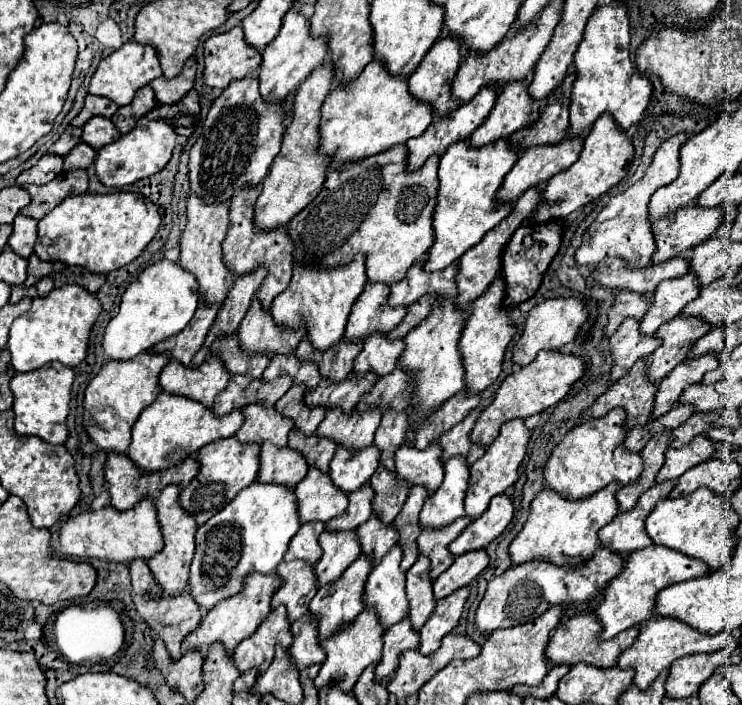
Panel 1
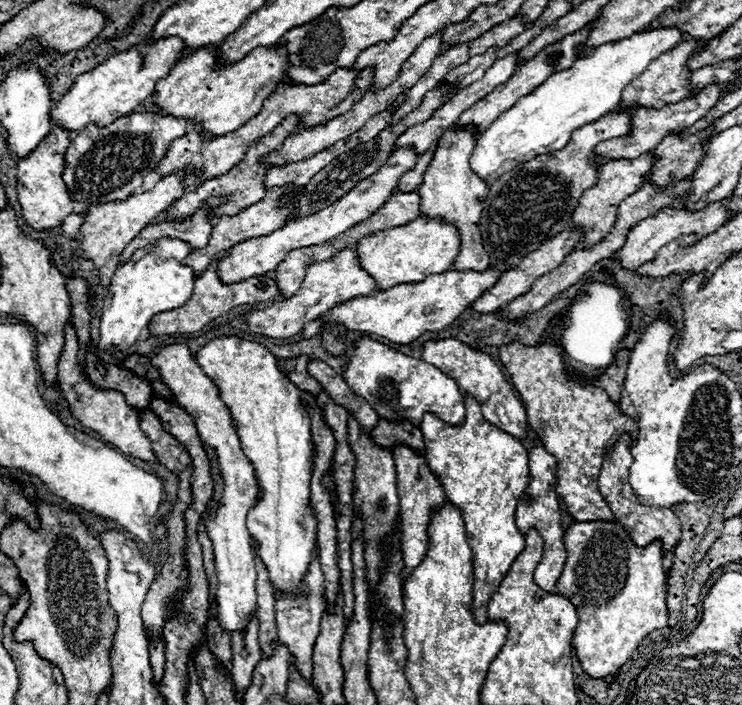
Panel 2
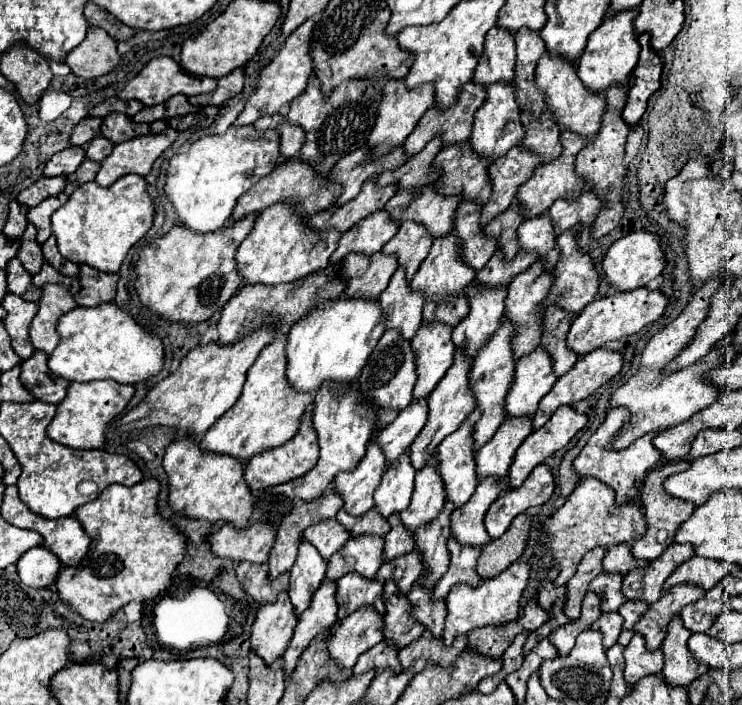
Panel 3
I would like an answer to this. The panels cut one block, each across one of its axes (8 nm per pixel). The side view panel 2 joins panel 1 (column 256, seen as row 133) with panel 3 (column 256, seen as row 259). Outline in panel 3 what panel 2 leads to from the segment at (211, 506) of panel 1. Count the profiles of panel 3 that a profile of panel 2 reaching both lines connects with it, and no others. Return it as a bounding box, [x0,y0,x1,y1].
[244,408,318,490]

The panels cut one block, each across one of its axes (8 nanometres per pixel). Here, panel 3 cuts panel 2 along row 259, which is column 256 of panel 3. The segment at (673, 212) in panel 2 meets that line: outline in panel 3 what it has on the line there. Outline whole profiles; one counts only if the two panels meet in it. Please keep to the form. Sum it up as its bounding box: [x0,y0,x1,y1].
[250,592,298,664]

